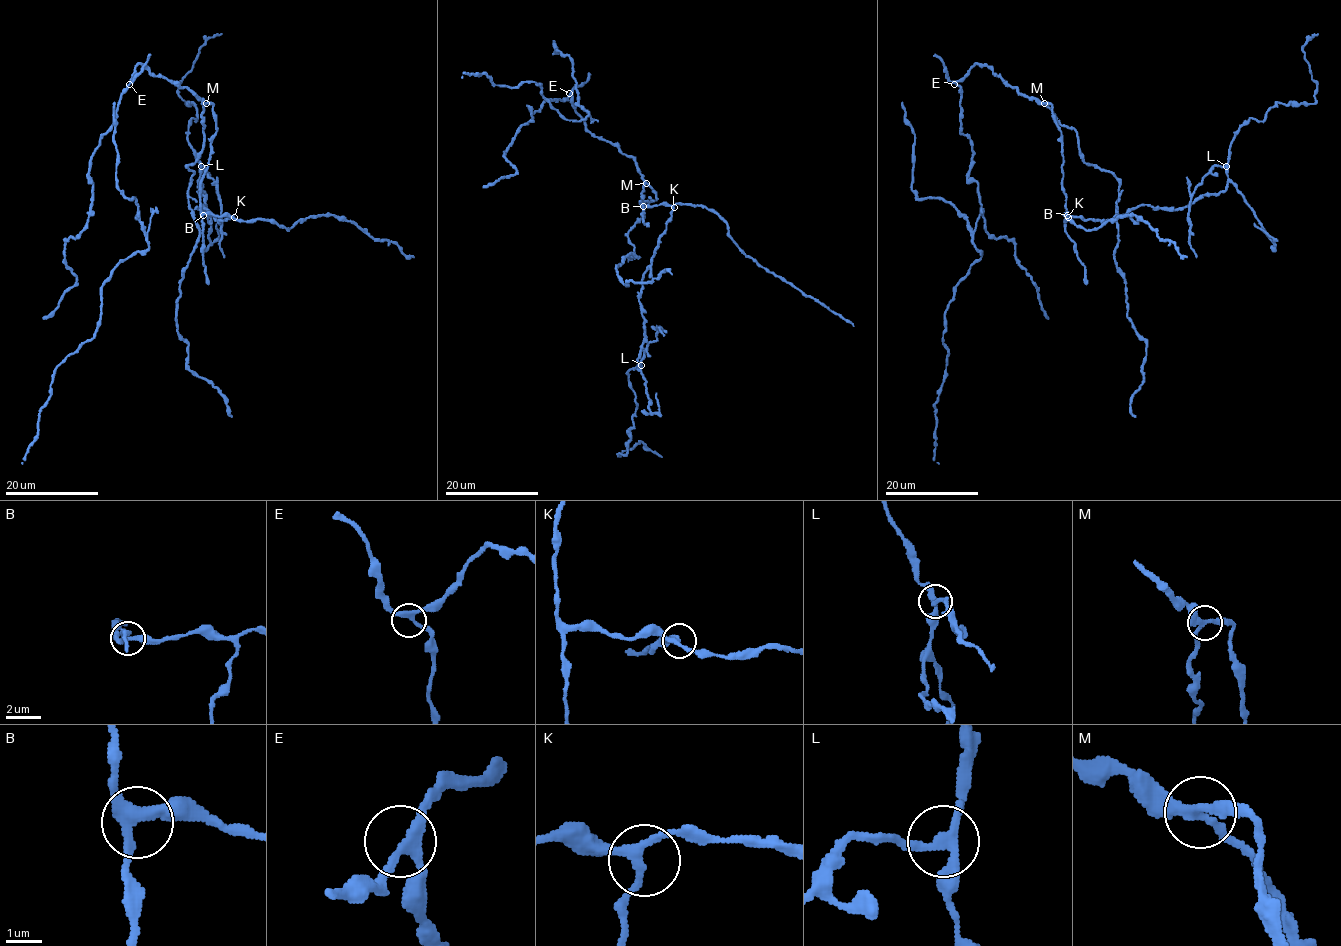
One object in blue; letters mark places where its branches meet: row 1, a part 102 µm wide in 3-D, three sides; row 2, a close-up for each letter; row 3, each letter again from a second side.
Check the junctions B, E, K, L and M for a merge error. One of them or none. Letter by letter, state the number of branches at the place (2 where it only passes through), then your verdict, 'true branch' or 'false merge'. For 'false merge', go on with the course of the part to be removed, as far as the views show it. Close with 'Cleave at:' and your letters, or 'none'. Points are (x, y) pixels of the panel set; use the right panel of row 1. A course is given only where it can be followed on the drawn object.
B: 3 branches meet; true branch
E: 3 branches meet; true branch
K: 3 branches meet; true branch
L: 3 branches meet; false merge; foreign part runs (1226, 165), (1214, 165), (1192, 196), (1188, 212), (1189, 245), (1196, 257)
M: 3 branches meet; true branch
Cleave at: L

